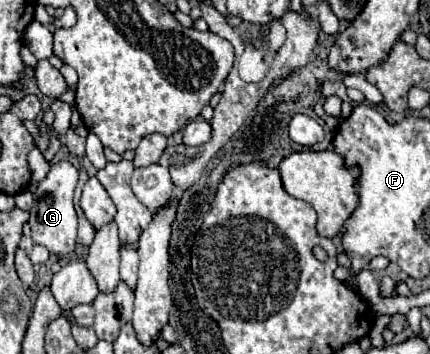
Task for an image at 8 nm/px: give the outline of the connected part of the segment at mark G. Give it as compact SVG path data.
M59 160L51 164L45 180L39 182L33 192L33 206L29 210L31 218L31 238L35 244L43 244L51 254L67 258L73 254L77 244L77 214L73 208L73 192L77 186L77 168L69 160Z

